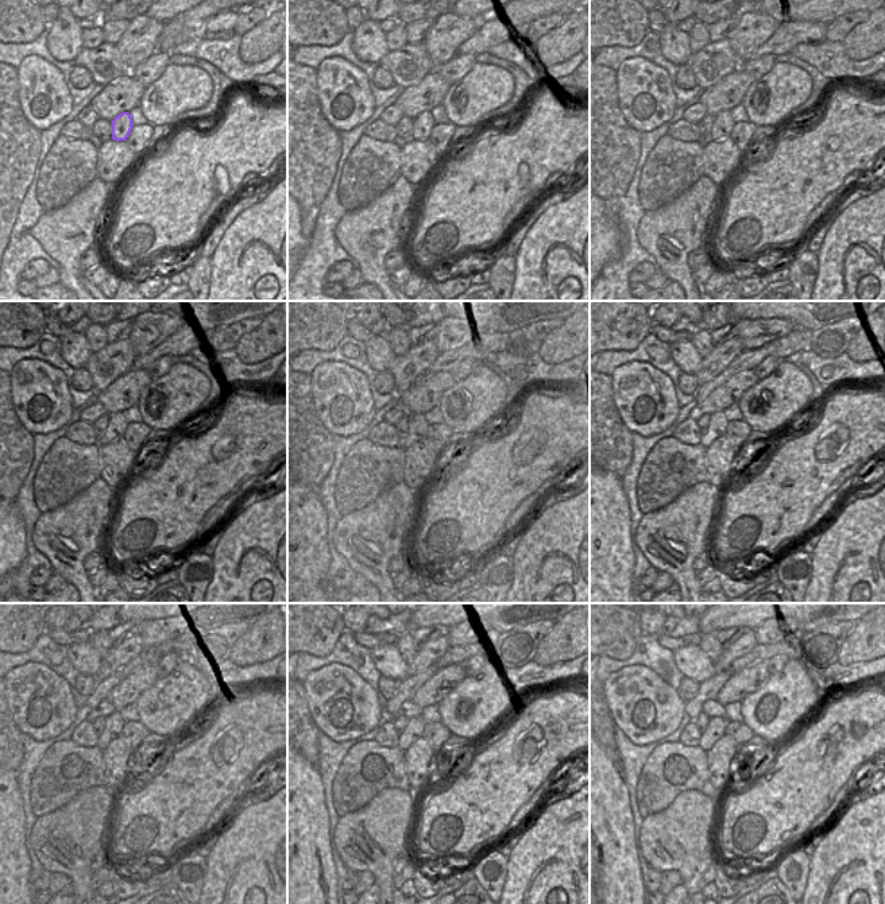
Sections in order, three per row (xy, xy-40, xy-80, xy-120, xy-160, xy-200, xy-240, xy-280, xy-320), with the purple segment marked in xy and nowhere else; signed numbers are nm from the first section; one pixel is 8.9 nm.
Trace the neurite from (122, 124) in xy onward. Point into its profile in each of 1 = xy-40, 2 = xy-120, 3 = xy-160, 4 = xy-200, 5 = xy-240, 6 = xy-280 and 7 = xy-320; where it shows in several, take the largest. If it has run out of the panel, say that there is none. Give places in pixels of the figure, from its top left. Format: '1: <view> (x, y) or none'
1: xy-40 (422, 124)
2: xy-120 (116, 427)
3: xy-160 (418, 427)
4: xy-200 (718, 422)
5: xy-240 (113, 725)
6: xy-280 (413, 731)
7: xy-320 (715, 729)

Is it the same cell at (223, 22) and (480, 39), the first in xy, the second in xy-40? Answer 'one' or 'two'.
one

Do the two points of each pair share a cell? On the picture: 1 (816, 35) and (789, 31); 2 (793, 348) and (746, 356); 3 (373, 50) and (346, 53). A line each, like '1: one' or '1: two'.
1: one
2: one
3: two

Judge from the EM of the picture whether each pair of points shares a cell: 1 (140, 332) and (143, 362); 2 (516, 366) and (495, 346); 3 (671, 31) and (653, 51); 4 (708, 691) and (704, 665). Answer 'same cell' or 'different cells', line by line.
1: different cells
2: different cells
3: different cells
4: different cells

